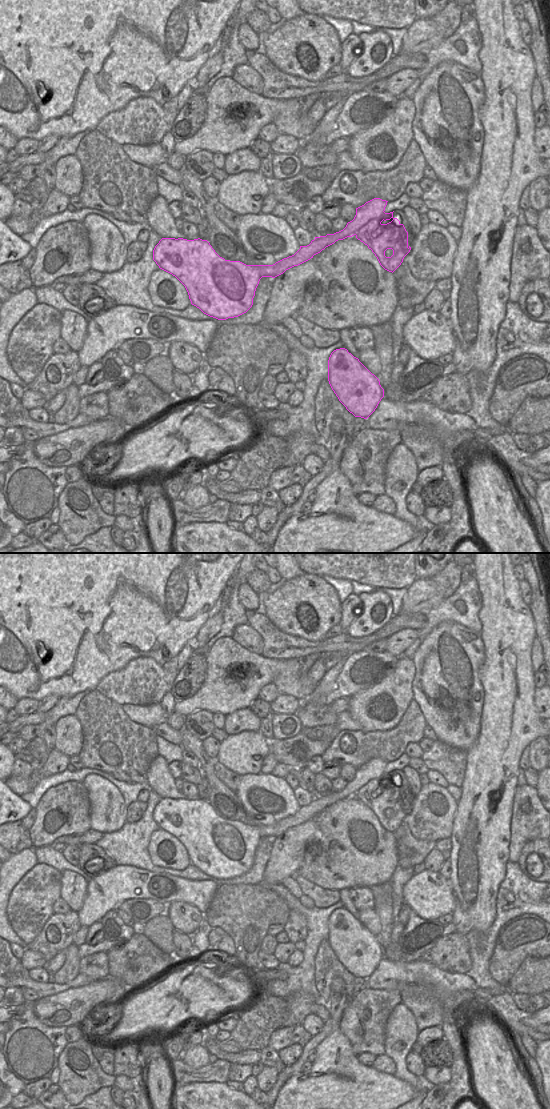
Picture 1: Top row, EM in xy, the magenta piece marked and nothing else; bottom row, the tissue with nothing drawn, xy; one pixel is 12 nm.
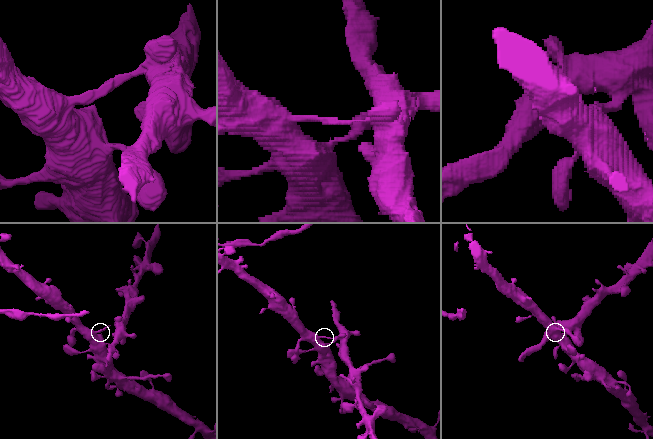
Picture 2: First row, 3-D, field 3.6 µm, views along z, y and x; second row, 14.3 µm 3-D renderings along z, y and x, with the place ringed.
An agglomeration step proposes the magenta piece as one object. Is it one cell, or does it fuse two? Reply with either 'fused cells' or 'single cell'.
fused cells

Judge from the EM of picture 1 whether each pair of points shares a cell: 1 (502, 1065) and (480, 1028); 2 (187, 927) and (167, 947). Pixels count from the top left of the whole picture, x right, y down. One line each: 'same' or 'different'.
1: same
2: different

